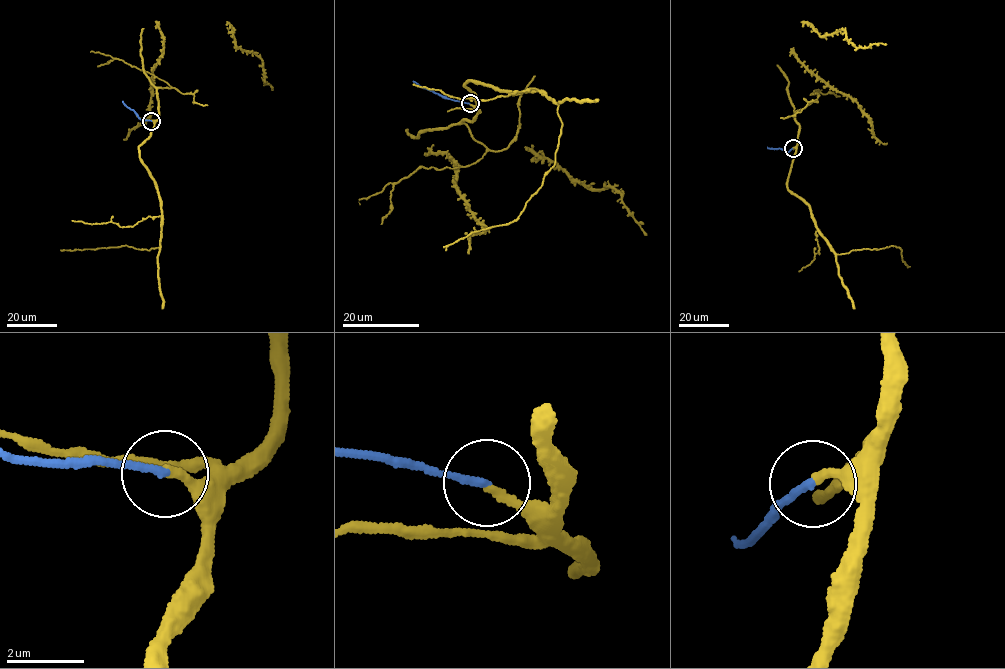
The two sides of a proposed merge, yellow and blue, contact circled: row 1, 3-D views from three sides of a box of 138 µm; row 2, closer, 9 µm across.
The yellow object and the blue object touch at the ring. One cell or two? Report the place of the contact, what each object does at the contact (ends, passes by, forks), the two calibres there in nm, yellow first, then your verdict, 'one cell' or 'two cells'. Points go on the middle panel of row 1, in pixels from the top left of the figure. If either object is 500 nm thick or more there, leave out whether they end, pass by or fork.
(470, 103) | yellow ends | blue ends | 220/200 nm | one cell

